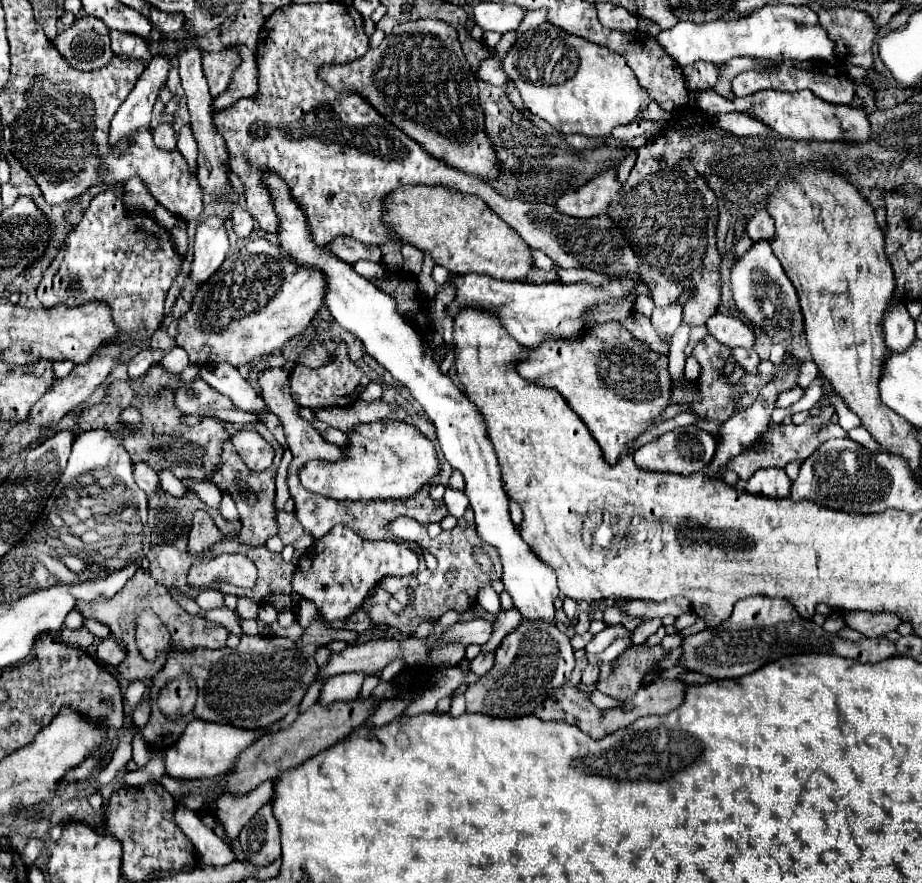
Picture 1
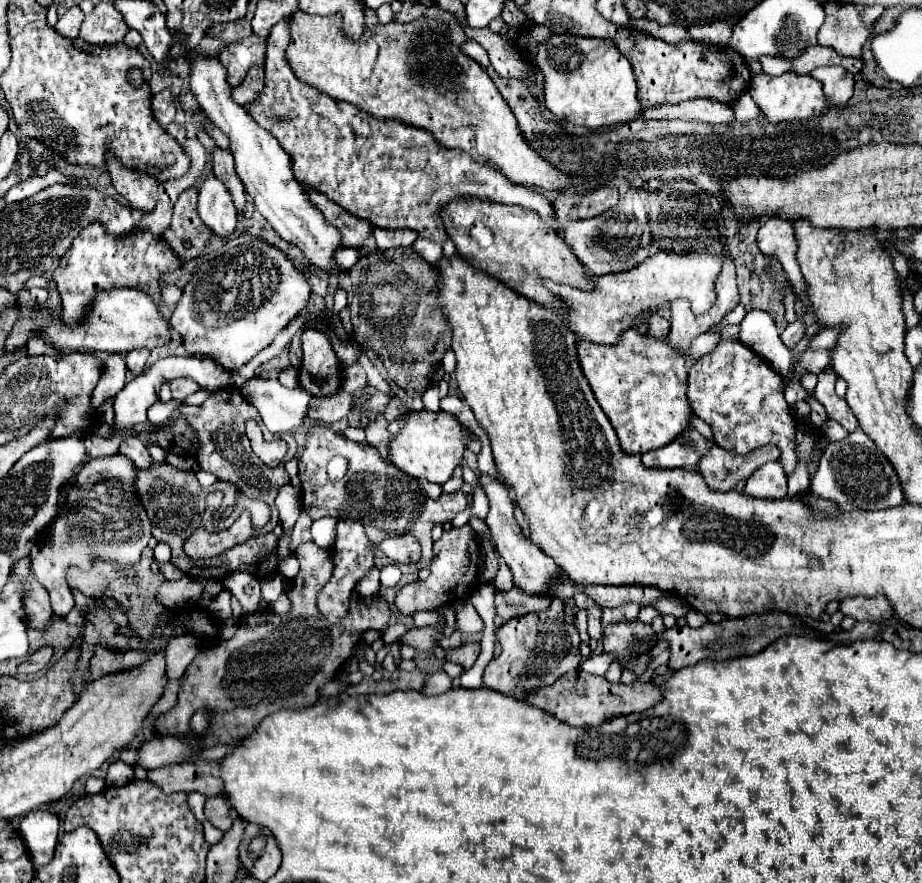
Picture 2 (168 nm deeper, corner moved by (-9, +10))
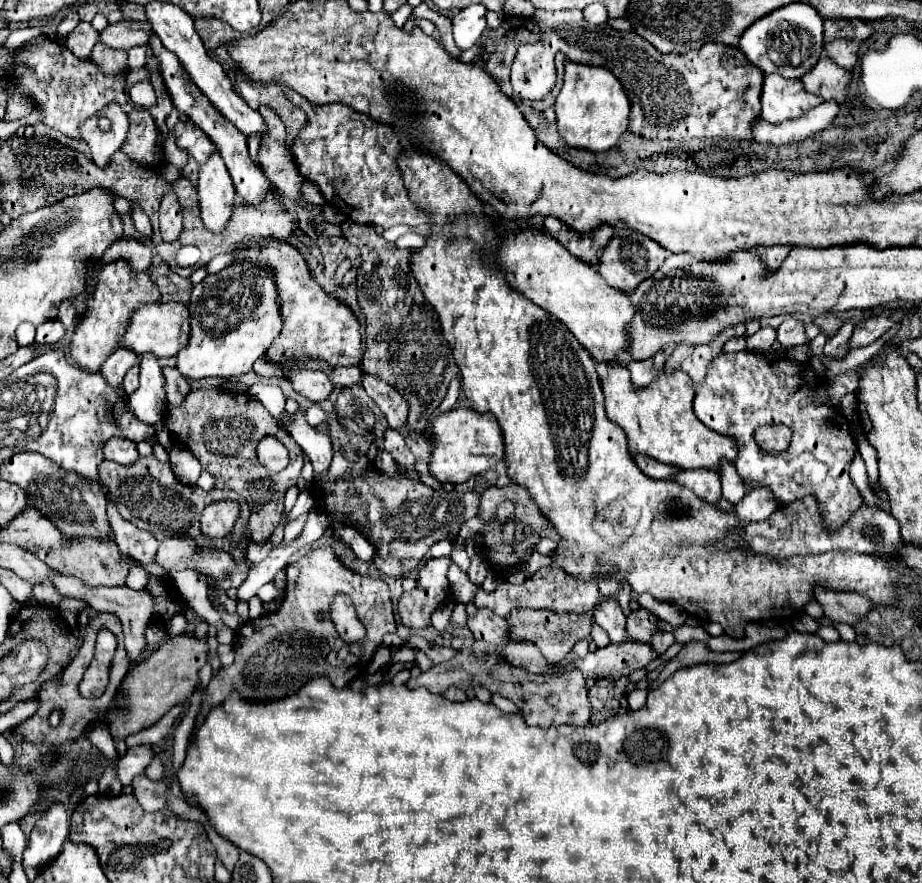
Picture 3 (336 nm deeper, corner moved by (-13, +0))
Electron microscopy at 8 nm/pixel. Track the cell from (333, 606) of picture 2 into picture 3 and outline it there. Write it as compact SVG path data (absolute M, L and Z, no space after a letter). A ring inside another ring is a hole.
M339 597L331 603L331 619L335 623L337 633L347 641L347 643L355 643L359 639L363 639L363 625L359 625L359 619L355 617L355 607L351 605L349 597Z

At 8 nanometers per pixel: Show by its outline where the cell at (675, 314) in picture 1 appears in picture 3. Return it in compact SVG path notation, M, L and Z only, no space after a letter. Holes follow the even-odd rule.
M657 353L655 357L645 359L645 361L629 361L627 369L631 373L631 383L637 389L651 385L655 381L655 377L659 375L659 371L663 371L663 363L665 363L663 353Z

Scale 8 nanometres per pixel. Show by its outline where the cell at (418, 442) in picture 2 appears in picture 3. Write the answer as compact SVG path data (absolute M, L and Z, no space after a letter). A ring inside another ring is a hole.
M453 409L449 413L443 413L437 419L433 419L433 439L435 439L435 443L431 447L431 471L439 481L449 481L455 485L465 483L469 477L475 477L475 475L491 469L505 455L503 433L499 429L497 419L491 413L477 413L473 409Z

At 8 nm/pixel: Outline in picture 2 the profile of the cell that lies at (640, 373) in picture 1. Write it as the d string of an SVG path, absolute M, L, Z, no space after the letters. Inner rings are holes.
M629 327L619 335L615 345L577 341L577 359L597 403L617 431L625 453L647 453L659 449L671 443L689 425L691 409L685 395L685 357L667 343L641 333L637 327Z

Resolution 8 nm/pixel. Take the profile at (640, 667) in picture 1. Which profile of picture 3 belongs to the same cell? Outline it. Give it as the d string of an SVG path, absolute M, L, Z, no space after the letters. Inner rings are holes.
M617 599L601 601L593 609L593 621L607 631L607 635L609 635L609 639L613 643L629 639L627 633L625 633L625 615L623 615L621 605L619 605Z

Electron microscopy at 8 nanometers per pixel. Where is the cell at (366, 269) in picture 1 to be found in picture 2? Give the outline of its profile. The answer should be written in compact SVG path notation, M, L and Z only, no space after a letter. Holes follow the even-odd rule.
M343 247L343 251L339 253L339 265L345 265L345 269L355 265L359 259L361 259L361 251L359 249L347 249L347 247Z

